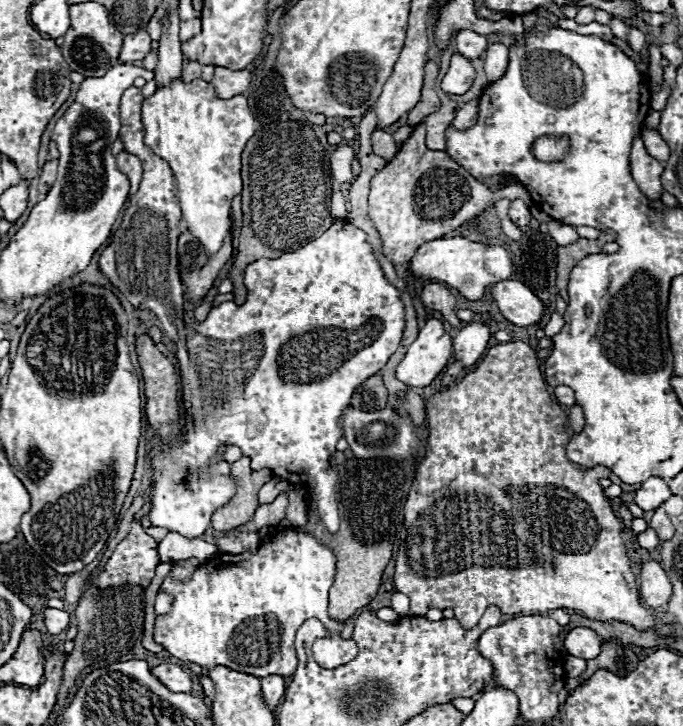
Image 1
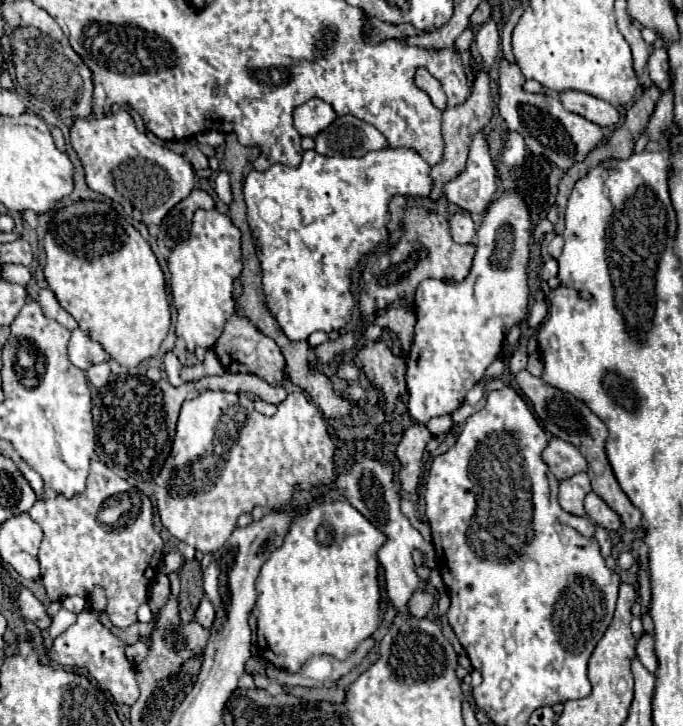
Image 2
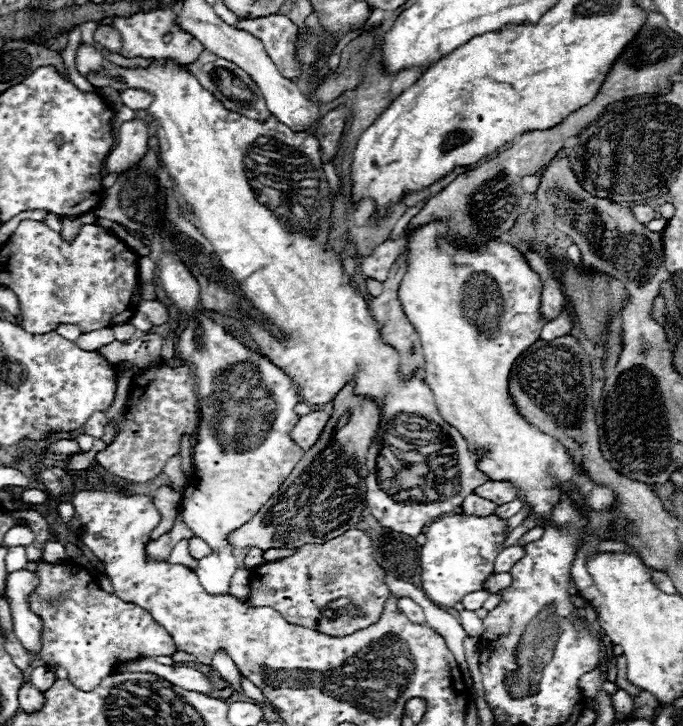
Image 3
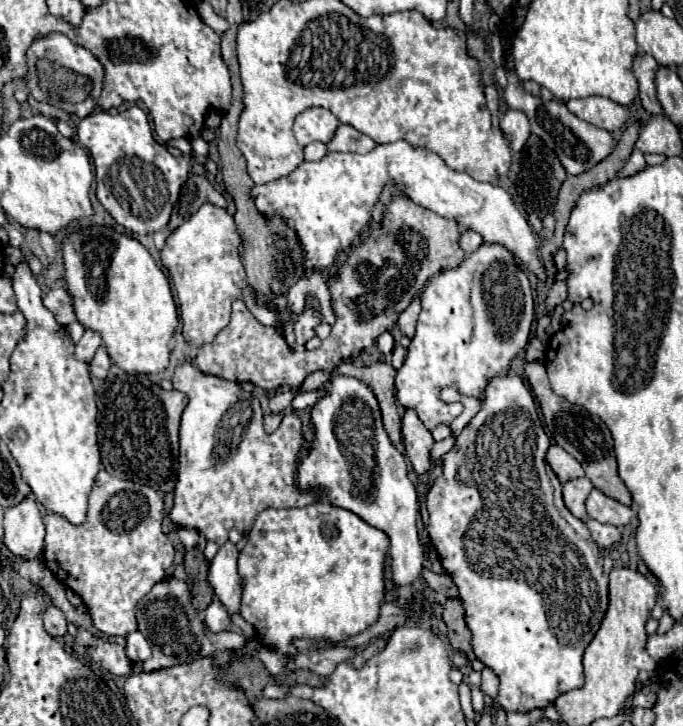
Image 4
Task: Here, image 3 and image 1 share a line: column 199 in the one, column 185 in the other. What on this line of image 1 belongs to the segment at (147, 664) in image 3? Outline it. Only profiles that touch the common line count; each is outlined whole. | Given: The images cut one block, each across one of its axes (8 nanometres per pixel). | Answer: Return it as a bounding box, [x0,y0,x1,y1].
[152,664,192,692]

